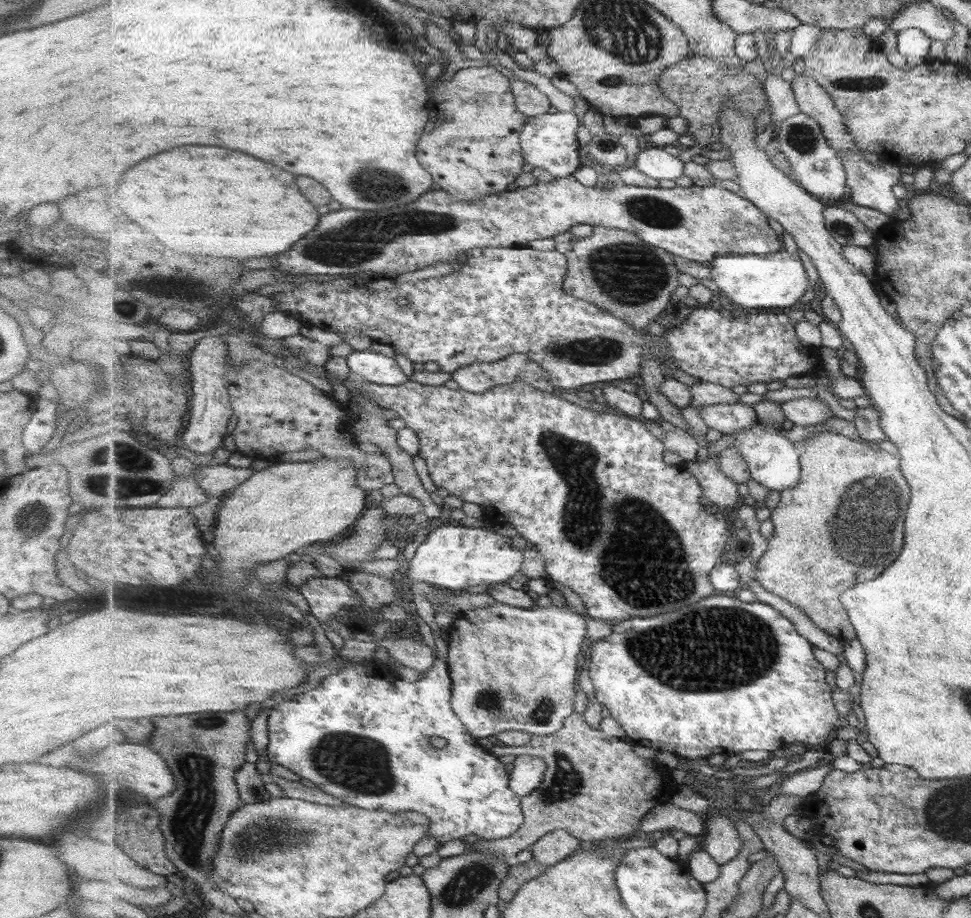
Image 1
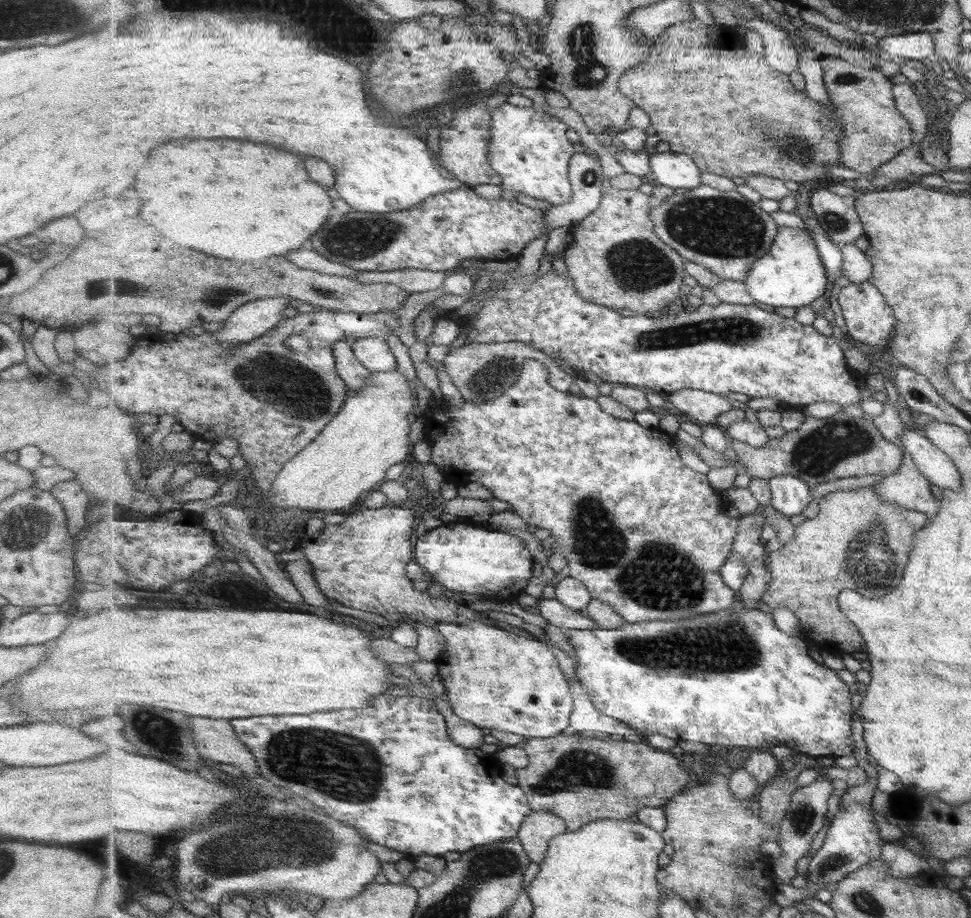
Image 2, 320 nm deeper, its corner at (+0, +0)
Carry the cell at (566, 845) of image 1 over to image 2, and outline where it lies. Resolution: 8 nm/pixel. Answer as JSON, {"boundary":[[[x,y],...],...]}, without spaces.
{"boundary":[[[533,811],[524,821],[518,837],[530,859],[540,865],[547,856],[550,840],[569,832],[566,822],[551,811]]]}

